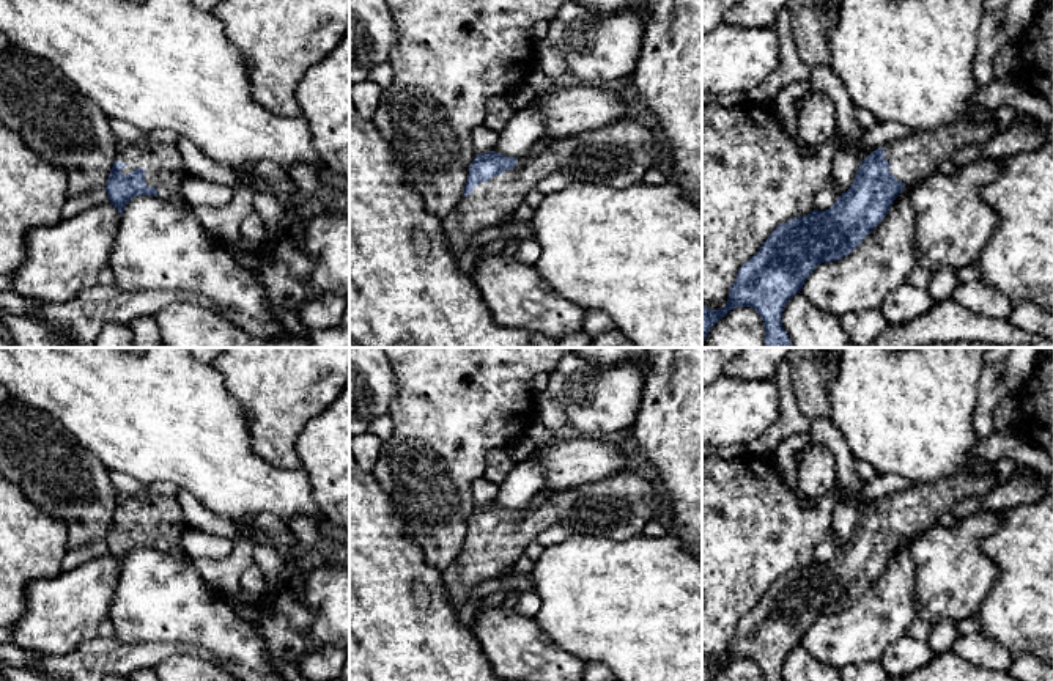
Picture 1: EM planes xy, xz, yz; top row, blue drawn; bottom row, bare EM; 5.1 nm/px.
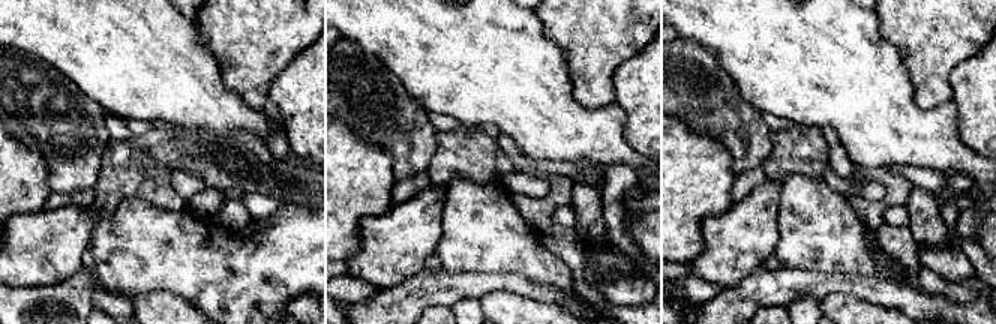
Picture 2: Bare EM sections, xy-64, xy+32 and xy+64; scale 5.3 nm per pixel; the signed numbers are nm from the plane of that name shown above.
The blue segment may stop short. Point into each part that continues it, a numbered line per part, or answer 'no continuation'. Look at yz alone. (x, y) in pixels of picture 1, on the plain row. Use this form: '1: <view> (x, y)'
1: yz (915, 510)

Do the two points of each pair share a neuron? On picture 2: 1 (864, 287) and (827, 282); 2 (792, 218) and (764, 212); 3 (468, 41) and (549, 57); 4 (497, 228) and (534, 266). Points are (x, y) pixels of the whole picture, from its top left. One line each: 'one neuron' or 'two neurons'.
1: one neuron
2: two neurons
3: one neuron
4: one neuron

